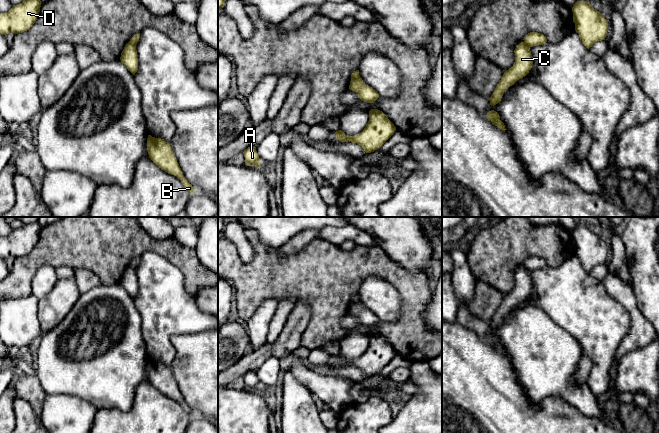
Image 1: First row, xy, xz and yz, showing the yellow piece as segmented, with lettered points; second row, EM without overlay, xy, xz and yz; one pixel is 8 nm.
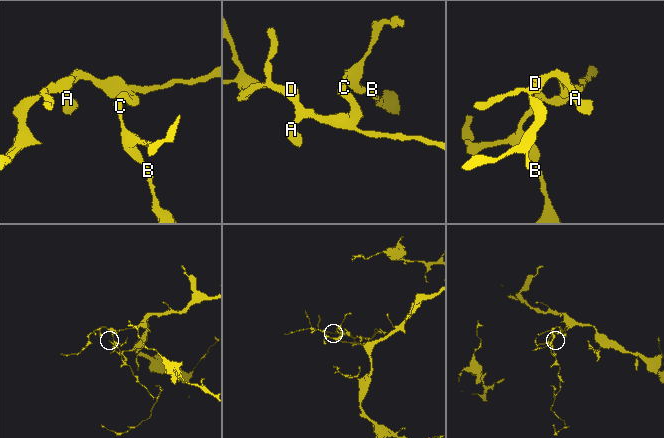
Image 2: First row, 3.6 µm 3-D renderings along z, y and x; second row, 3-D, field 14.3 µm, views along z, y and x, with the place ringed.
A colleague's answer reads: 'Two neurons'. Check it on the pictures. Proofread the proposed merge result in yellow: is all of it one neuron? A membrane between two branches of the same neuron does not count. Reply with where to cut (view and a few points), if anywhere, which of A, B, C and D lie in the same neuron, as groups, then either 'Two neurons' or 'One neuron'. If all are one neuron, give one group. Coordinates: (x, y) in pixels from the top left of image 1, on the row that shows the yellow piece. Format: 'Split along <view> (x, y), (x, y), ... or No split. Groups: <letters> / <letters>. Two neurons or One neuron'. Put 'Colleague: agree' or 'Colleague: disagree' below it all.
Split along xz (359, 76), (350, 82). Groups: A D / B C. Two neurons
Colleague: agree

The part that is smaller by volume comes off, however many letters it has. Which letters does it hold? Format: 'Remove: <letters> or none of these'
Remove: B, C

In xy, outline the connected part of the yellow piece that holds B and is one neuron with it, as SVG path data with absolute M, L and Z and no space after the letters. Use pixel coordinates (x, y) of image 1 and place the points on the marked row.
M148 135L147 150L149 158L159 168L179 178L191 195L196 191L184 177L173 150L168 142L164 139L155 138Z

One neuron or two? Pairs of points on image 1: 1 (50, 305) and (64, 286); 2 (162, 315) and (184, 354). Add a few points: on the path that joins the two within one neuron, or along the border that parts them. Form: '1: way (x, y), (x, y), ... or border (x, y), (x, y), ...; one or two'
1: way (55, 300), (64, 291); one
2: border (197, 332), (171, 338), (173, 359); two

